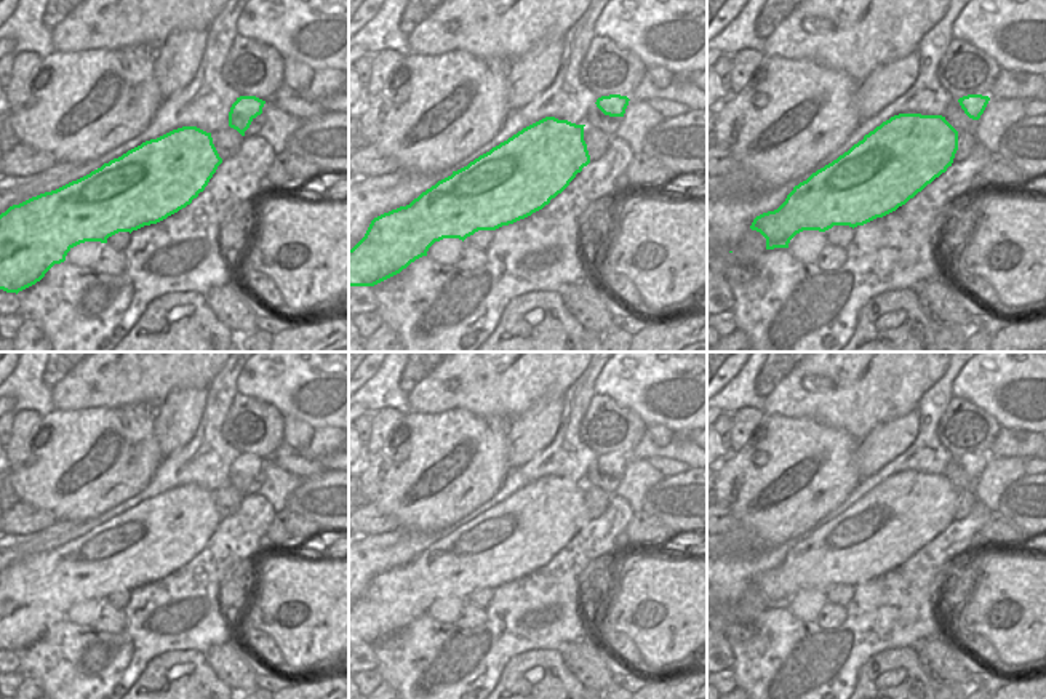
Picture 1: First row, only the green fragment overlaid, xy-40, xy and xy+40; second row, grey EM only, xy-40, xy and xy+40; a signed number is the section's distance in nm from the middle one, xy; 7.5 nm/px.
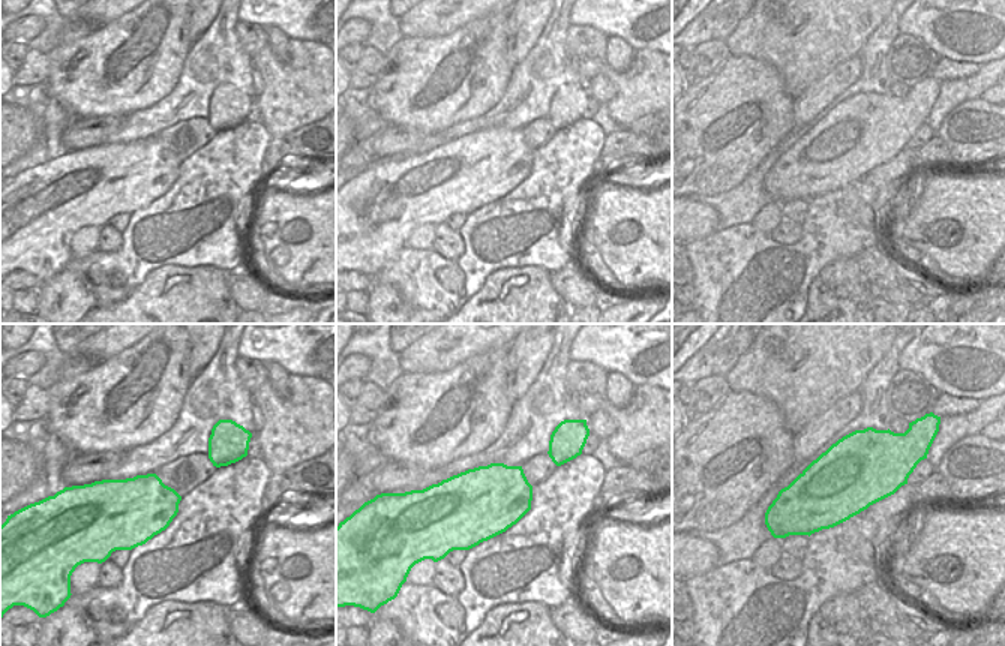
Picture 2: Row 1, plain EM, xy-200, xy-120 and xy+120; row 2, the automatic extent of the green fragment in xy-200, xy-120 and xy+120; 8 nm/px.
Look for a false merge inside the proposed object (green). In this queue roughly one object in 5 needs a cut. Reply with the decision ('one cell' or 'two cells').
one cell

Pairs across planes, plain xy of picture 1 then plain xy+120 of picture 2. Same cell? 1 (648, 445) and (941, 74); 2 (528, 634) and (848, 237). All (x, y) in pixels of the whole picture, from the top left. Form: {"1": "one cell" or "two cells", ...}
{"1": "one cell", "2": "one cell"}

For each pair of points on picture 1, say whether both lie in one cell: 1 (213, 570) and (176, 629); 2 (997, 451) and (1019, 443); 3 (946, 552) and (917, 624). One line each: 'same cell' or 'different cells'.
1: same cell
2: same cell
3: same cell

